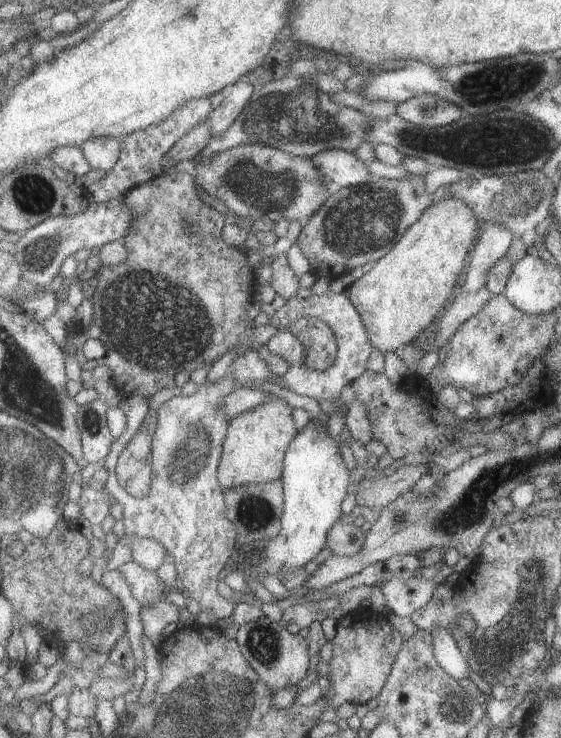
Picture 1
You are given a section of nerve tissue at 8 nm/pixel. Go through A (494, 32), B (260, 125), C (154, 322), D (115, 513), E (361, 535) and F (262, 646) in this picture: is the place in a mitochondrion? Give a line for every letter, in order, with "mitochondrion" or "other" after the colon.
A: other
B: mitochondrion
C: mitochondrion
D: other
E: other
F: mitochondrion

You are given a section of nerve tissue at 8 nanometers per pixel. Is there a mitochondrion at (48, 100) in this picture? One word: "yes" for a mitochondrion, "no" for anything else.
no

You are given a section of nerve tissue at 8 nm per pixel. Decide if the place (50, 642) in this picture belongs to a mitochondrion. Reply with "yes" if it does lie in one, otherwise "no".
no

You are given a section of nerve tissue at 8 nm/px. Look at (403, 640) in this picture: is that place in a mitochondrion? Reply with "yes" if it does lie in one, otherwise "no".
no

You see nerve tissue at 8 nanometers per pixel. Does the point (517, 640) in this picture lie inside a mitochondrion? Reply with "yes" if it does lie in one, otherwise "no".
yes

